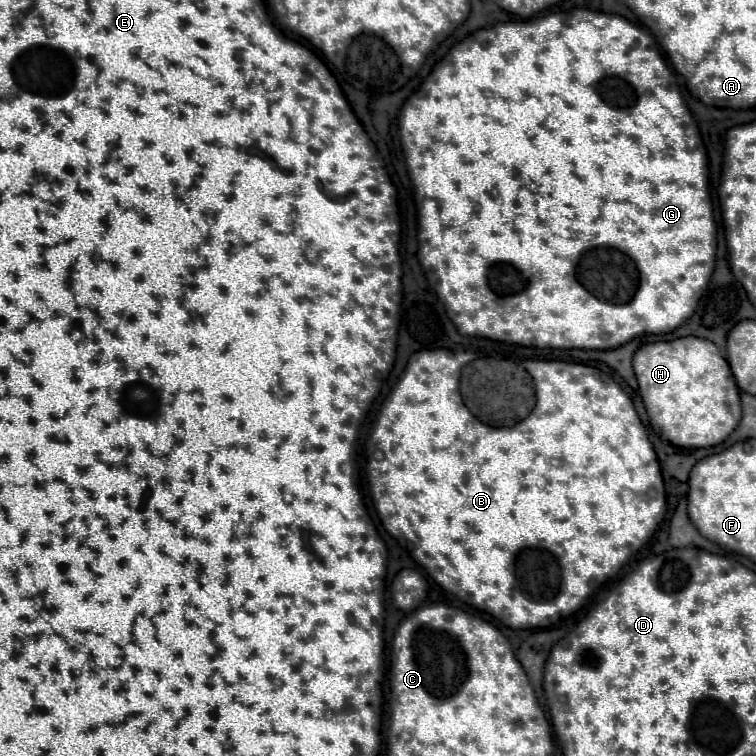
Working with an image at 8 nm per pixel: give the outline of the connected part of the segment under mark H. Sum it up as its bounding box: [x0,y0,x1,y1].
[633,336,741,448]

